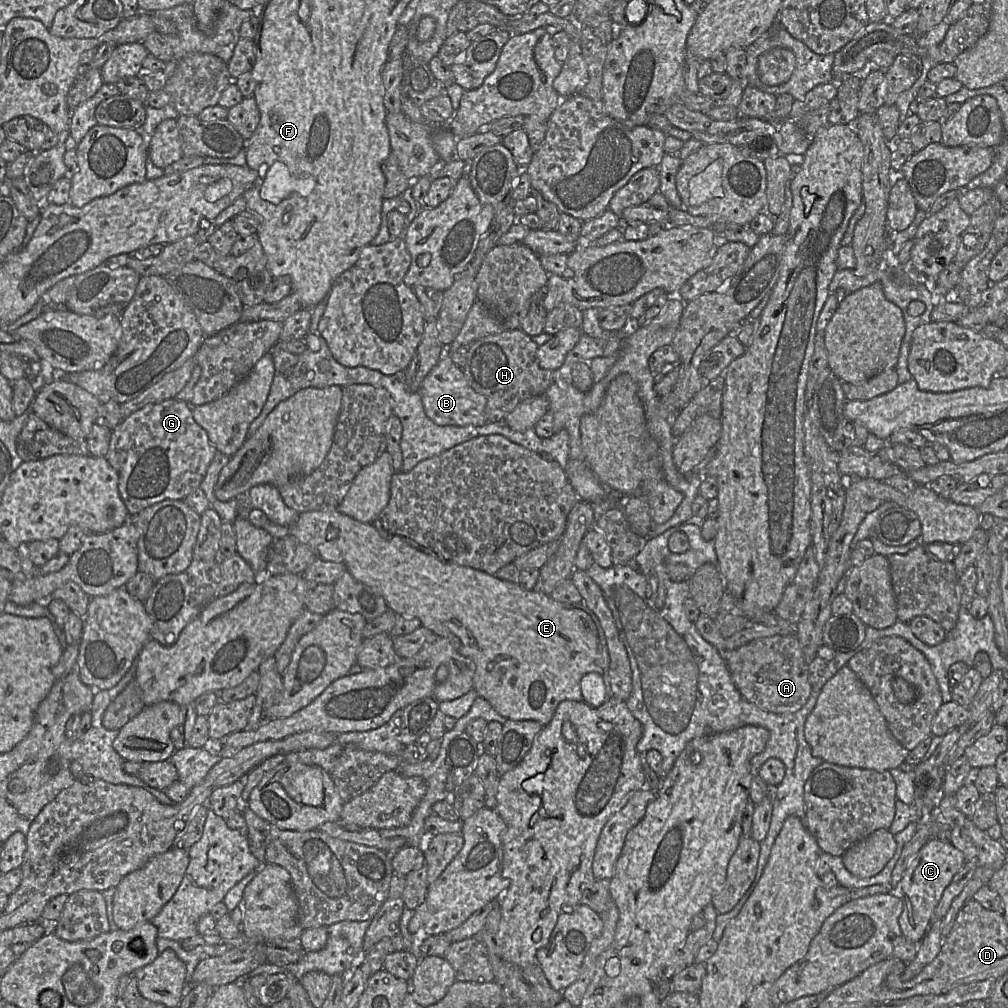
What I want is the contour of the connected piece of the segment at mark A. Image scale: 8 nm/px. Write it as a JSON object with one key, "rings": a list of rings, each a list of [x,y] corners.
{"rings":[[[795,634],[753,640],[735,650],[727,651],[726,663],[739,693],[761,710],[776,714],[797,712],[811,693],[808,664]]]}

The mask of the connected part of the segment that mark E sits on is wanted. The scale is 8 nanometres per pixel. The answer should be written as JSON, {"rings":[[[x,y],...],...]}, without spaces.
{"rings":[[[328,507],[322,510],[300,513],[297,521],[290,526],[290,535],[300,543],[309,546],[318,556],[325,561],[340,562],[346,566],[346,570],[358,581],[372,587],[381,594],[388,605],[388,608],[397,614],[407,617],[416,617],[421,620],[422,626],[432,630],[438,636],[448,637],[455,635],[461,640],[460,654],[472,659],[476,664],[476,671],[473,677],[473,688],[480,697],[485,698],[492,707],[503,717],[510,720],[535,720],[542,726],[547,725],[558,706],[563,700],[583,700],[581,692],[581,680],[588,673],[598,673],[602,676],[606,697],[612,696],[609,681],[610,657],[608,653],[607,640],[601,623],[595,613],[585,603],[571,604],[554,600],[550,595],[535,590],[525,590],[519,584],[498,578],[495,574],[489,574],[468,566],[447,563],[437,559],[418,548],[414,547],[406,538],[394,535],[391,538],[384,538],[378,530],[370,523],[357,521],[345,514],[342,514],[336,507]]]}

